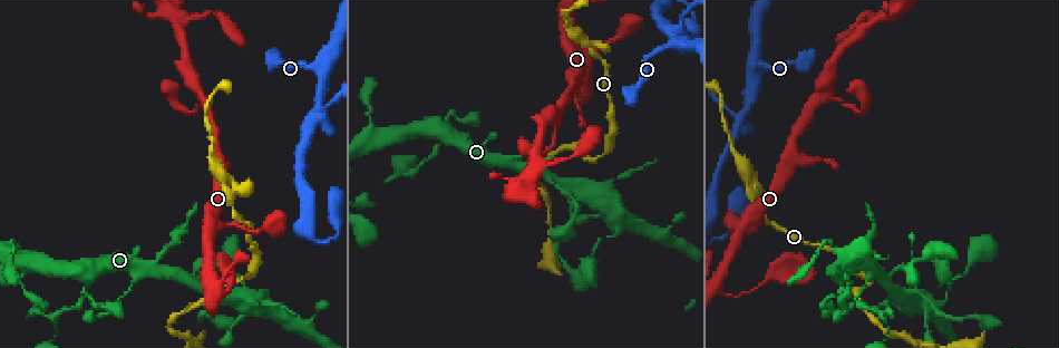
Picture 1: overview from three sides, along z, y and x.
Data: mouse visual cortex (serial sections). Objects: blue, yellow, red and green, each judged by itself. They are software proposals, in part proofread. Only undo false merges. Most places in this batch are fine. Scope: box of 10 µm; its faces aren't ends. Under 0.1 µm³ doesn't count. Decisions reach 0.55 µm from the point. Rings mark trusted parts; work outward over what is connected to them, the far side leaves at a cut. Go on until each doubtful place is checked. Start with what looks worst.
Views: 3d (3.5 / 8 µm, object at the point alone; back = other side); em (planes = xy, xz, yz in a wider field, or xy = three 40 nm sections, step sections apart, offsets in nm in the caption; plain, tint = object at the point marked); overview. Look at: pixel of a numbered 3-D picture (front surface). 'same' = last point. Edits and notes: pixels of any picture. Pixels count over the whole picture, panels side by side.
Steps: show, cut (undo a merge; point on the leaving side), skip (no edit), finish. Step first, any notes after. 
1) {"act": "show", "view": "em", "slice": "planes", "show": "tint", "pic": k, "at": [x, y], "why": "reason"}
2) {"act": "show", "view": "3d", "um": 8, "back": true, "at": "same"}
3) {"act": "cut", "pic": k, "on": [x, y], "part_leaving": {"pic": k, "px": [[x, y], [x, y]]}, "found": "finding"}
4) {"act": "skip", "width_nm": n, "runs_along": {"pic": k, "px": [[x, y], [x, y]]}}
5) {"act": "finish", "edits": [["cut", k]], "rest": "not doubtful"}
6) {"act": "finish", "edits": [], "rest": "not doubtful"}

{"act": "show", "view": "3d", "um": 3.5, "pic": 1, "at": [225, 190], "why": "sudden change in width"}

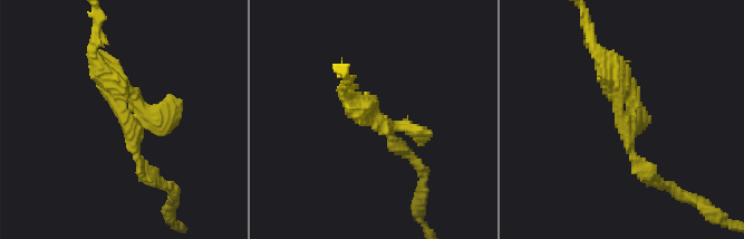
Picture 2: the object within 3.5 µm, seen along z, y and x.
{"act": "show", "view": "em", "slice": "xy", "step": 3, "show": "tint", "pic": 2, "at": [619, 117], "why": "now the EM"}

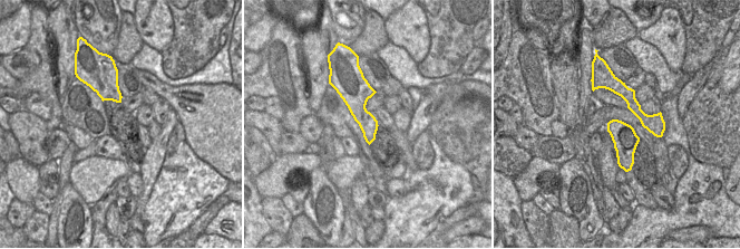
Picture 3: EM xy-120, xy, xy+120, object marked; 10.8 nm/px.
{"act": "skip", "runs_along": {"pic": 2, "px": [[148, 177], [94, 57]]}, "found": "all the same cell"}

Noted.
{"act": "show", "view": "3d", "um": 3.5, "pic": 1, "at": [439, 144]}

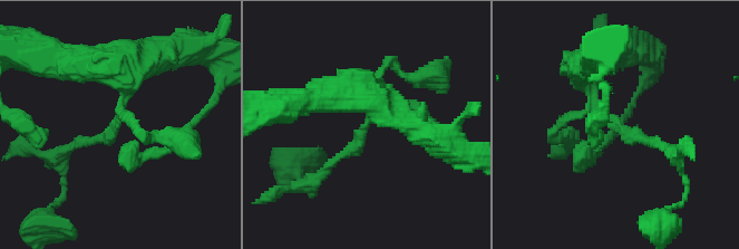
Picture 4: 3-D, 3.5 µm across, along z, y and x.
{"act": "show", "view": "em", "slice": "xy", "step": 2, "show": "tint", "pic": 4, "at": [115, 119], "why": "shape alone is not enough"}

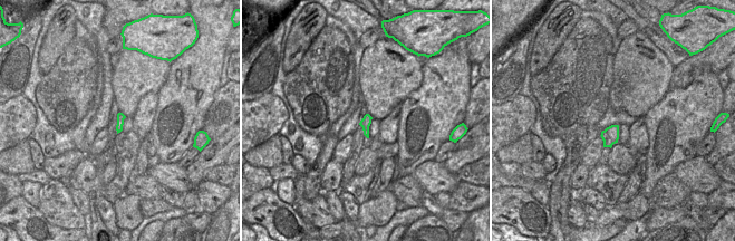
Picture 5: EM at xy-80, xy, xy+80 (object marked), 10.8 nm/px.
{"act": "skip", "runs_along": {"pic": 4, "px": [[592, 61], [594, 106], [665, 147]]}, "found": "continuous, no second cell"}

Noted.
{"act": "show", "view": "3d", "um": 3.5, "pic": 1, "at": [573, 13], "why": "small branch off a trunk"}

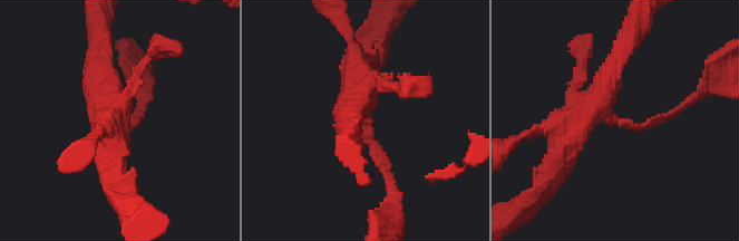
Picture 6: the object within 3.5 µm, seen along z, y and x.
{"act": "show", "view": "em", "slice": "planes", "show": "tint", "pic": 6, "at": [363, 126], "arms": 4, "arm_widths_nm": [100, 300, 300, 350], "why": "now the EM"}

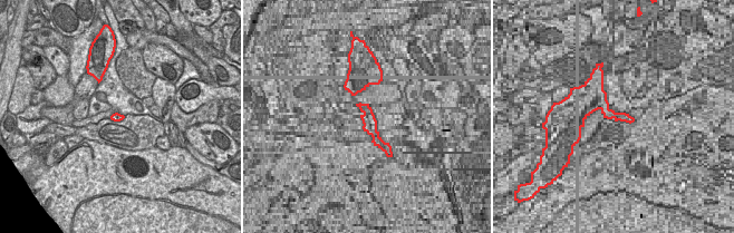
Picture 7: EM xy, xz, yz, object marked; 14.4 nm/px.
{"act": "skip", "runs_along": {"pic": 6, "px": [[347, 119], [360, 111], [391, 185]]}, "found": "continuous, no second cell"}

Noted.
{"act": "show", "view": "3d", "um": 8, "pic": 1, "at": [743, 116], "why": "arms part here"}

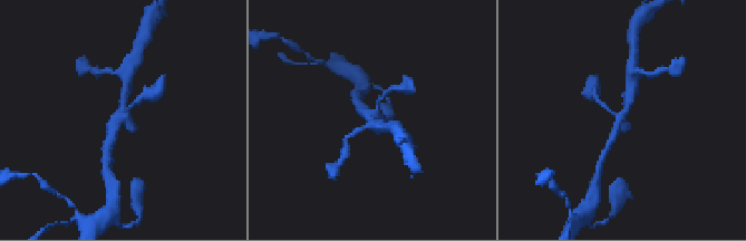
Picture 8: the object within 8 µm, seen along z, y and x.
{"act": "show", "view": "em", "slice": "xy", "step": 1, "show": "tint", "at": "same"}

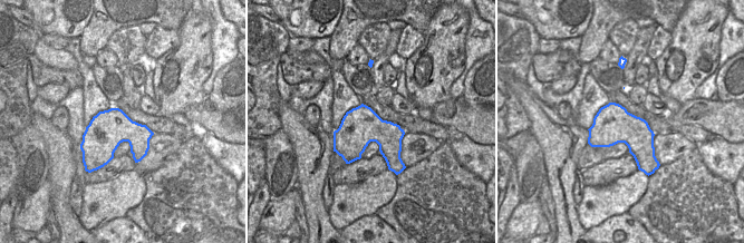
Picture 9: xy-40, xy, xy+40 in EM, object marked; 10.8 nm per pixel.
{"act": "skip", "runs_along": {"pic": 8, "px": [[631, 87], [629, 105], [609, 144]]}, "found": "one cell here"}

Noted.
{"act": "finish", "edits": [], "rest": "not doubtful"}

